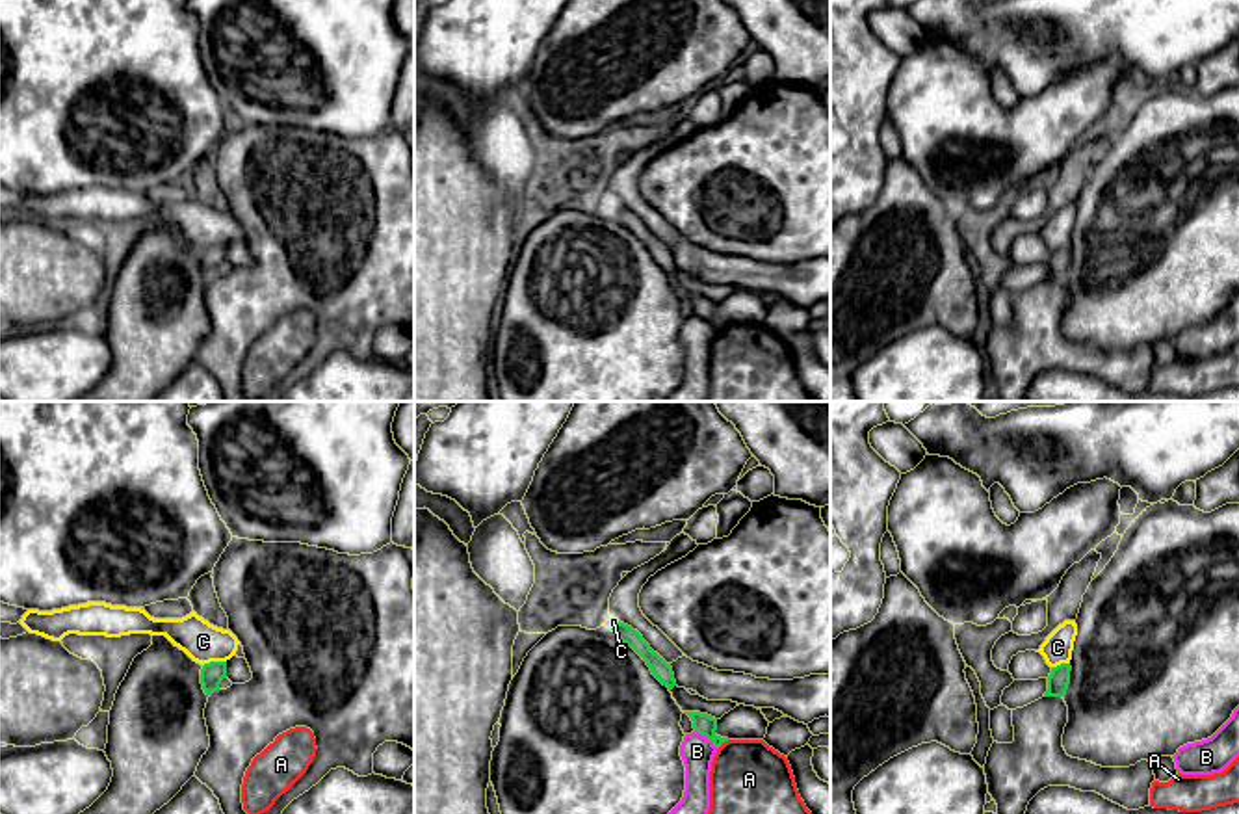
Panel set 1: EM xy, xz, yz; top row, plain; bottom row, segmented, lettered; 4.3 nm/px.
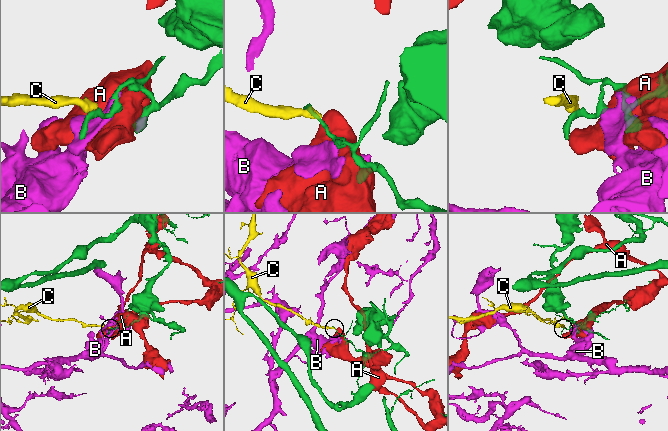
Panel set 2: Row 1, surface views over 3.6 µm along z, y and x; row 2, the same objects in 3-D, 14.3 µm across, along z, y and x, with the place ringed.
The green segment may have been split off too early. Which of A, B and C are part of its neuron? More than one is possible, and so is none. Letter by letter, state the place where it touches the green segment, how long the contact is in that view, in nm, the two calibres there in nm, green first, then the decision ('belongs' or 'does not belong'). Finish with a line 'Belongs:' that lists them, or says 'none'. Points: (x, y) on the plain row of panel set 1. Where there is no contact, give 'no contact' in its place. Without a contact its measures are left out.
A: xz (723, 326) | 70 nm | 90/380 nm | does not belong
B: xz (706, 320) | 130 nm | 90/150 nm | does not belong
C: xy (214, 246) | 110 nm | 100/170 nm | does not belong
Belongs: none

